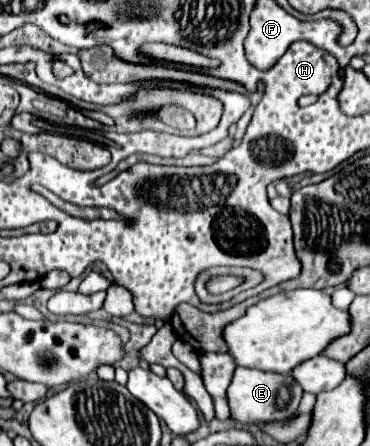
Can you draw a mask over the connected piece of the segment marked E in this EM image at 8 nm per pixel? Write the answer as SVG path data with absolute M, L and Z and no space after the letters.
M237 367L233 373L233 381L227 389L227 401L231 409L231 419L239 425L265 425L269 421L285 421L289 419L299 401L301 401L301 387L293 381L291 375L277 375L265 373L259 369Z

